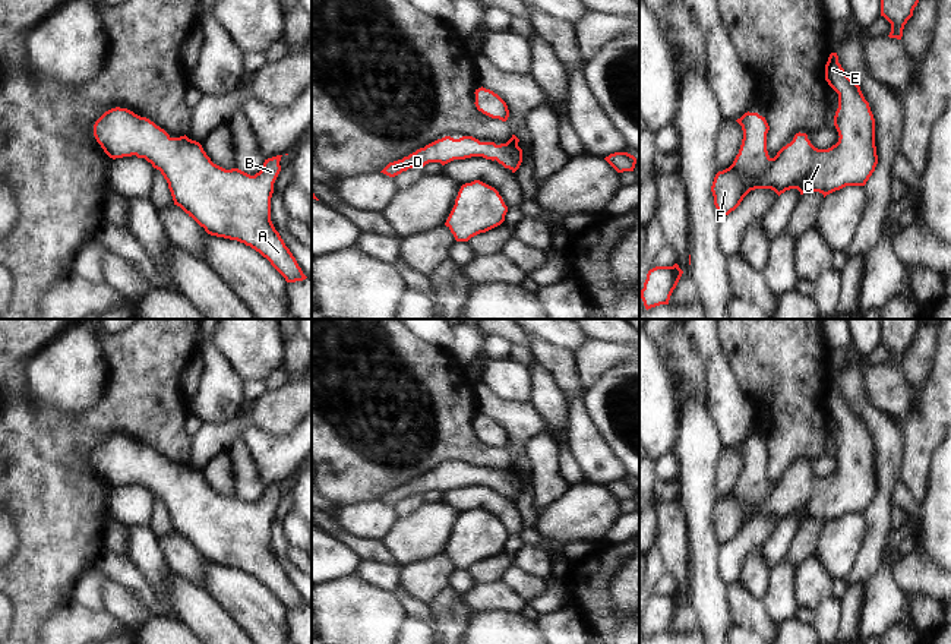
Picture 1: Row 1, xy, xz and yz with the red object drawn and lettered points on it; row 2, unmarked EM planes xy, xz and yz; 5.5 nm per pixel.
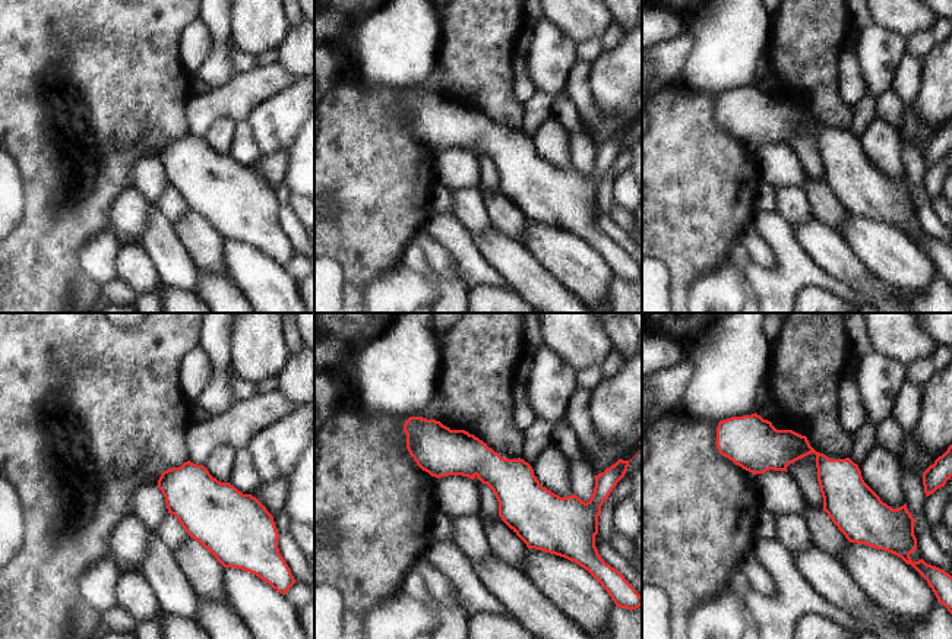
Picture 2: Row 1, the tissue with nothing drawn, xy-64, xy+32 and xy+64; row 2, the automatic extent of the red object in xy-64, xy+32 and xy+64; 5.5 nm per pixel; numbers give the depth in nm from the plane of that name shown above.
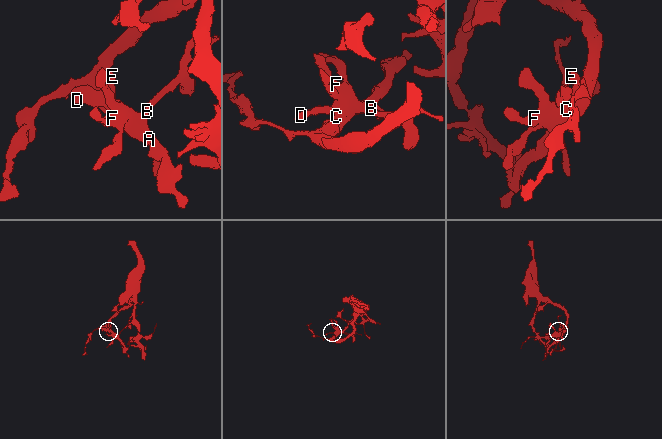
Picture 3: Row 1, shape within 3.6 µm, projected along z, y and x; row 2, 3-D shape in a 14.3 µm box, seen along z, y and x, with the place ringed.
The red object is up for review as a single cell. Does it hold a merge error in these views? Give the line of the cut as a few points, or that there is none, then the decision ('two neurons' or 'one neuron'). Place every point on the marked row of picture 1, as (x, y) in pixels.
no cut | one neuron

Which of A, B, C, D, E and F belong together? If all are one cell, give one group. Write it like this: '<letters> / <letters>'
A B C D E F

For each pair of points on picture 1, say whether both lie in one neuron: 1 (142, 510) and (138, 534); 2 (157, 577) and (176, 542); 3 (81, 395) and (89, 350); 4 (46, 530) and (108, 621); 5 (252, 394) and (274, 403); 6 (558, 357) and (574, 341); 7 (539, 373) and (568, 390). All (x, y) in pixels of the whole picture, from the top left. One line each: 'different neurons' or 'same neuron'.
1: different neurons
2: different neurons
3: same neuron
4: different neurons
5: different neurons
6: different neurons
7: different neurons

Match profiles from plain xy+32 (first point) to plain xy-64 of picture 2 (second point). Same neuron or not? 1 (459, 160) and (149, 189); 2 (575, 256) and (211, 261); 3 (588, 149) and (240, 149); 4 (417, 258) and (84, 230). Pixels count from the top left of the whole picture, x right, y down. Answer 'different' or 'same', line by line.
1: same
2: different
3: same
4: different

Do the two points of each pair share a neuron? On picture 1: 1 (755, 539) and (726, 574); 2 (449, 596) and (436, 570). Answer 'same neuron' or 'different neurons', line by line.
1: same neuron
2: different neurons

